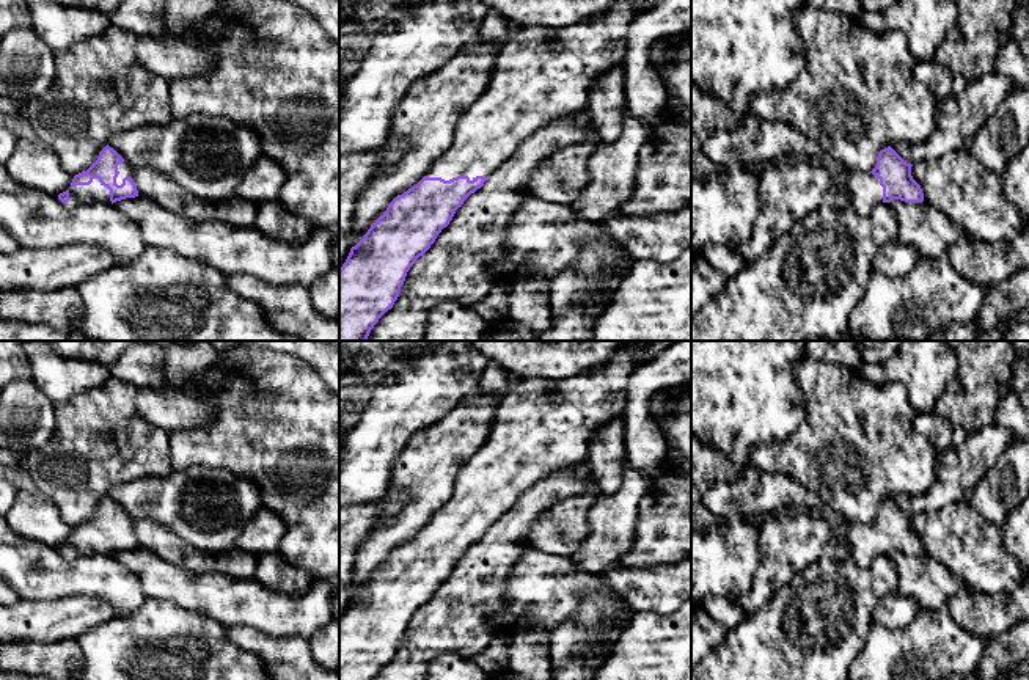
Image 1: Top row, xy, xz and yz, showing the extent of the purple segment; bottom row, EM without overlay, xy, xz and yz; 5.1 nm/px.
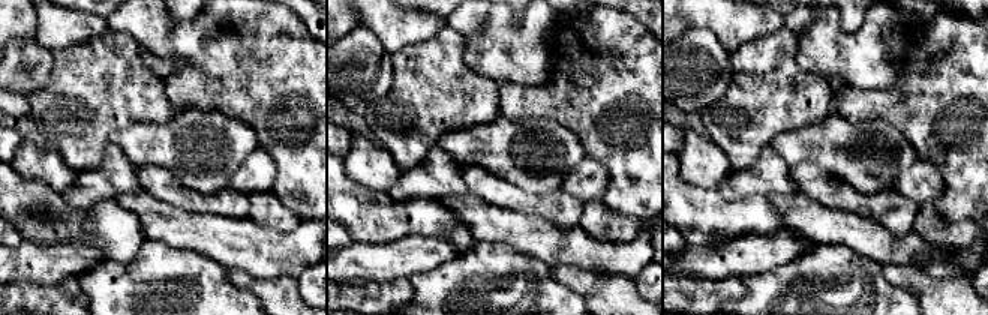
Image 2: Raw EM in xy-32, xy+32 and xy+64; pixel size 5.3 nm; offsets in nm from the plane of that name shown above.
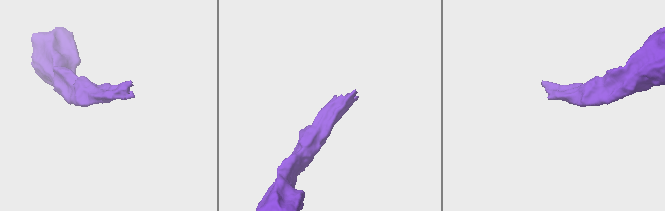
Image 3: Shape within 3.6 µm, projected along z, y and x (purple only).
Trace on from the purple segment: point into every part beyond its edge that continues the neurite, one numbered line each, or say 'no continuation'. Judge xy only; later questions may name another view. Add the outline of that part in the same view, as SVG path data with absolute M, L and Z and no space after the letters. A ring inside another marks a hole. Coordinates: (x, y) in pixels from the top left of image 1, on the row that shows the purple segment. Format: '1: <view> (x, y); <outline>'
1: xy (79, 195); M97 177L90 185L71 185L68 207L90 206L96 203L112 203L110 190Z

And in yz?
1: yz (863, 190); M842 170L839 179L845 188L848 209L859 217L870 215L872 209L883 203L883 187L880 179L870 171Z

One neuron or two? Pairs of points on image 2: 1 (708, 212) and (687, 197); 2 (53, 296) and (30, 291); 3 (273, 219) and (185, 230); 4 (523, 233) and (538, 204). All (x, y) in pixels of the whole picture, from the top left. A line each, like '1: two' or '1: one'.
1: one
2: one
3: two
4: two

